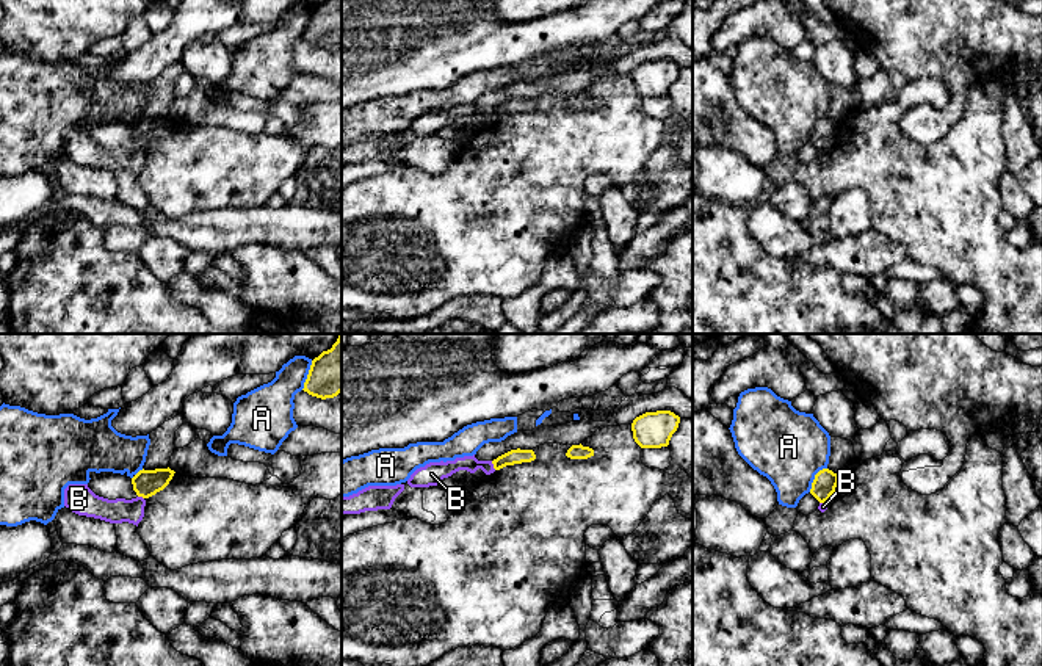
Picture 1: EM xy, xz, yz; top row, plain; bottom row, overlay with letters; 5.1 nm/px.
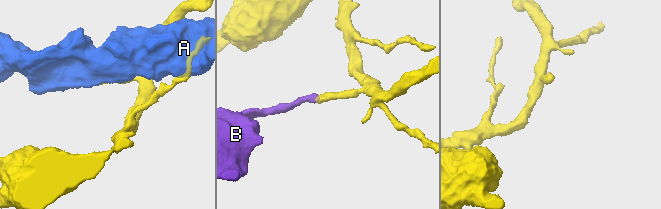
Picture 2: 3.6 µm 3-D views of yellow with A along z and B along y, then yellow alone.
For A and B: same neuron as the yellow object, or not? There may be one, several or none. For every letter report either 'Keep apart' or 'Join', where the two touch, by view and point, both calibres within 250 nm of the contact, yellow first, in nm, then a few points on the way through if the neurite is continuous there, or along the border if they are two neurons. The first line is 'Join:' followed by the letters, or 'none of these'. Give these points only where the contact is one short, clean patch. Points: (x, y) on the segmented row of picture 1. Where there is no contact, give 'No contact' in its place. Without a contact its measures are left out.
Join: none of these
A: Keep apart. Touches yellow at xy (307, 375). Thickness 240 nm (yellow) against 240 nm
B: Keep apart. Touches yellow at xz (494, 466). Thickness 80 nm (yellow) against 80 nm. Boundary: xz (491, 461), (495, 469)

